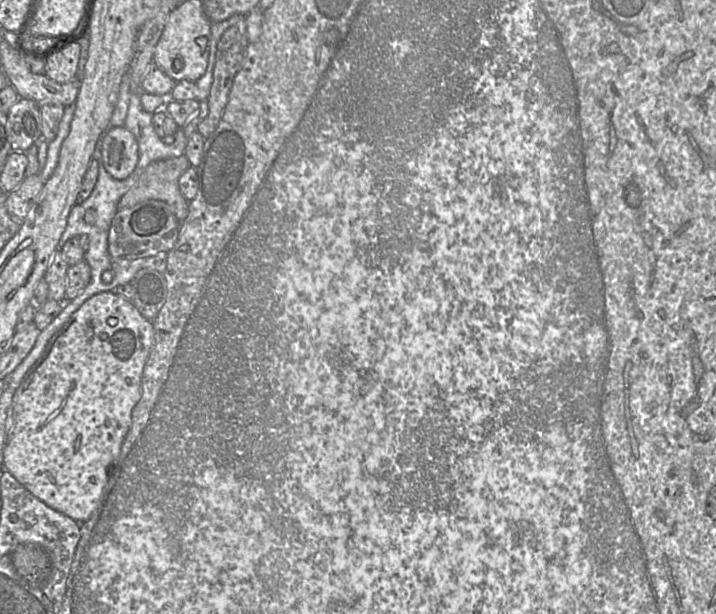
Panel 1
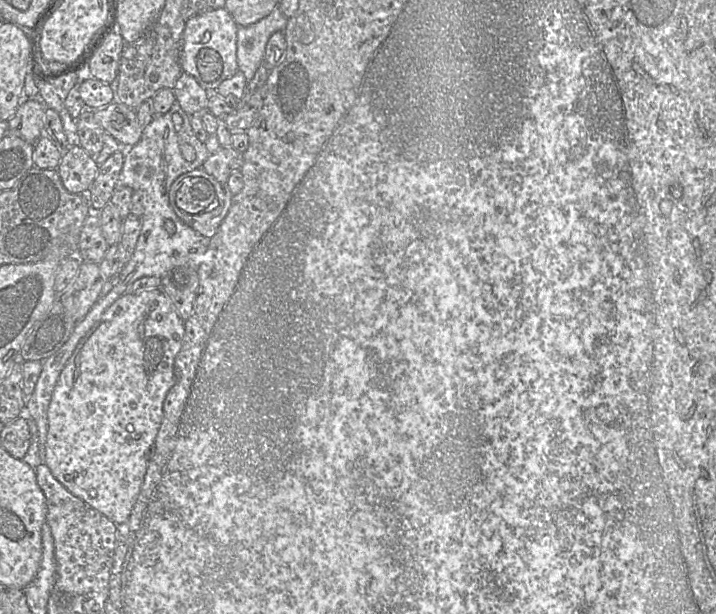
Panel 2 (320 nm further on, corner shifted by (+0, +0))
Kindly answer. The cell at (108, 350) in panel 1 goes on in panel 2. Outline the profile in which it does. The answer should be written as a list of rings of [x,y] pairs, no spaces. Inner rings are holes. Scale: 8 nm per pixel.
[[[158,288],[122,295],[79,341],[52,394],[44,463],[73,495],[117,525],[128,520],[141,491],[163,418],[163,402],[174,384],[174,362],[182,347],[184,322]]]

